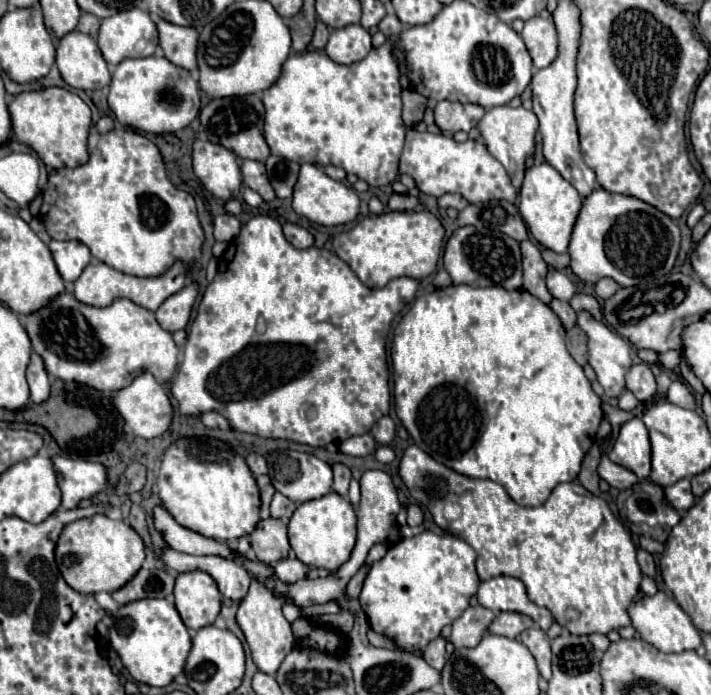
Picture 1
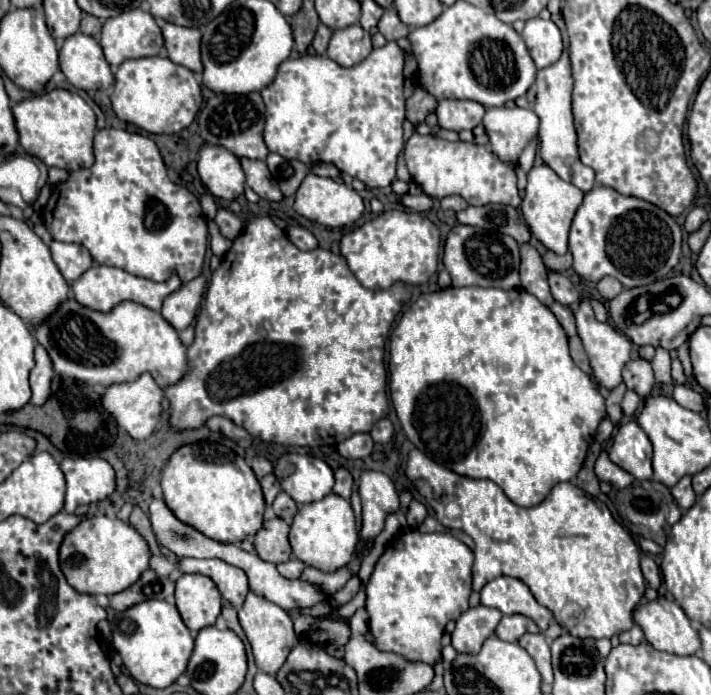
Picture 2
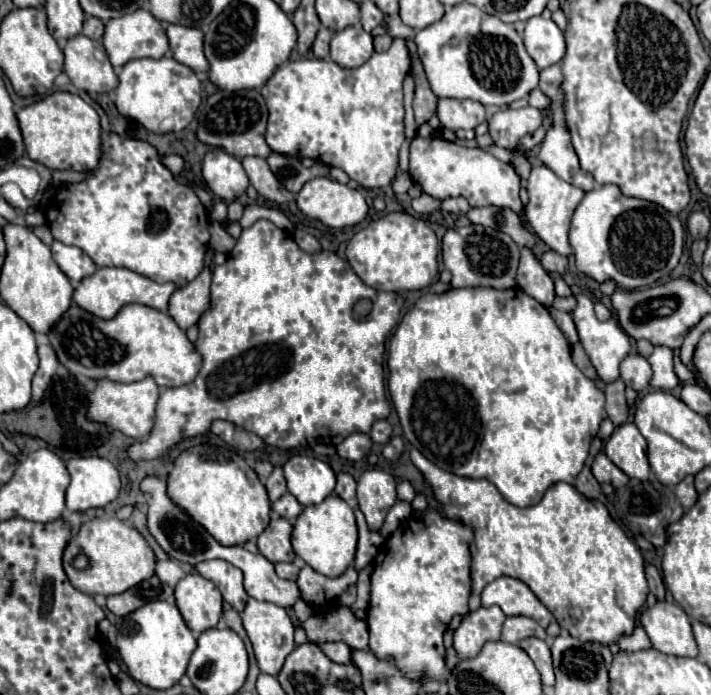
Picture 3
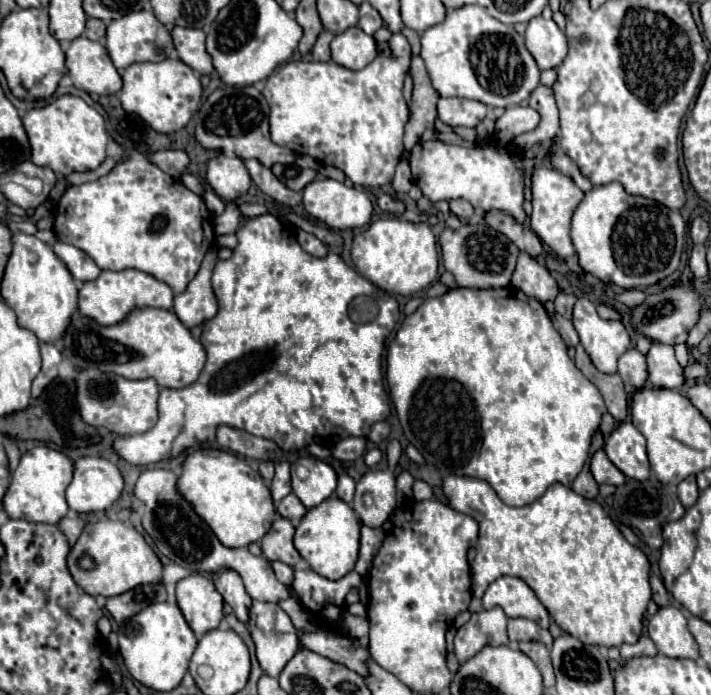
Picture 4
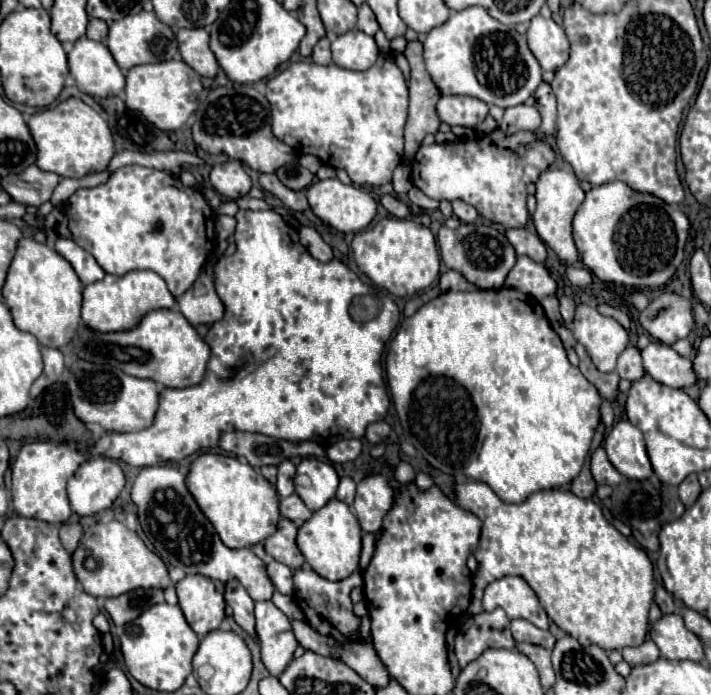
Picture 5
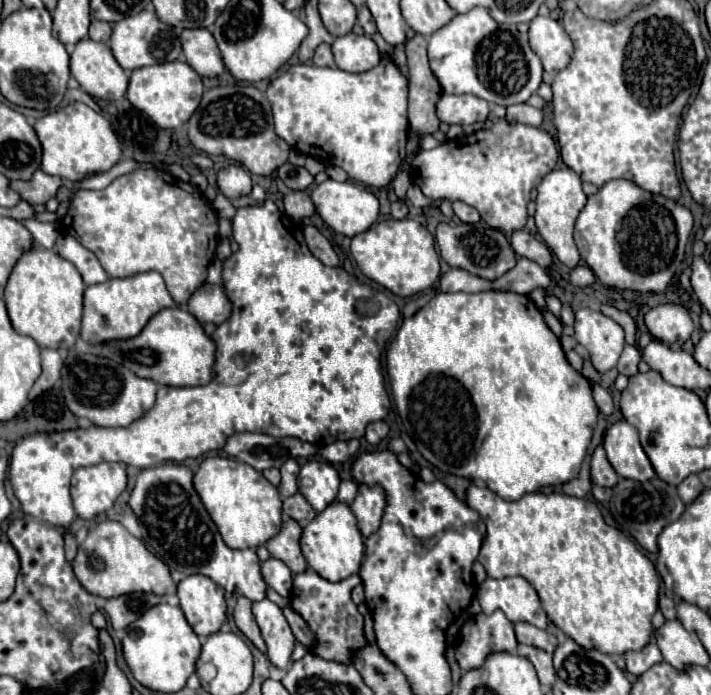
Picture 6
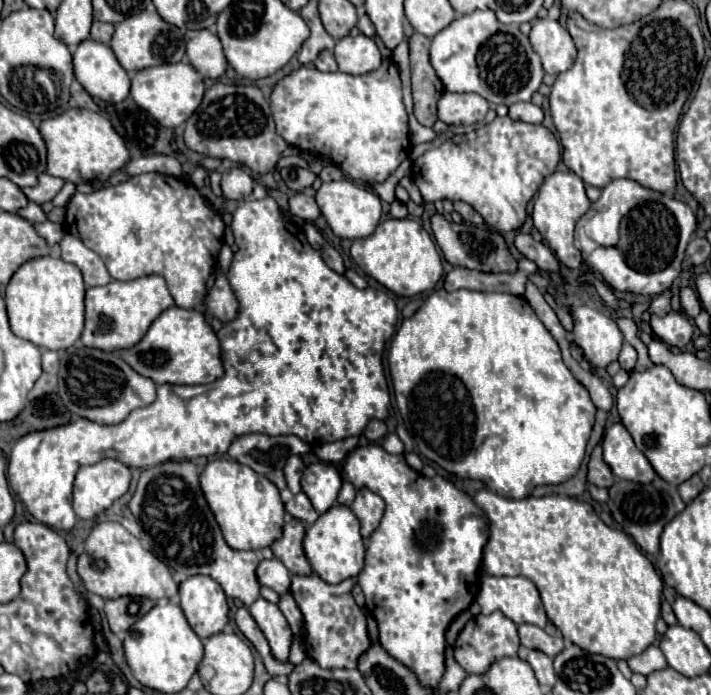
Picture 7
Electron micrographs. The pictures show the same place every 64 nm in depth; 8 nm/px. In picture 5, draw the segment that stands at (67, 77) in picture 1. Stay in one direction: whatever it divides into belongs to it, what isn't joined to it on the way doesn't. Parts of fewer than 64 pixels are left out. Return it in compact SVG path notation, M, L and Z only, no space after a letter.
M78 38L68 54L68 68L76 88L90 96L108 98L124 90L124 74L102 42Z

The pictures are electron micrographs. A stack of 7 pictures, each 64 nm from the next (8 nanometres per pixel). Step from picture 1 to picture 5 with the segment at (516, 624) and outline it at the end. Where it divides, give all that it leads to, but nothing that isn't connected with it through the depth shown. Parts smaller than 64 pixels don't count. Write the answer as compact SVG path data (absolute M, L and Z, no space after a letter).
M512 620L510 630L512 630L512 636L516 642L538 644L538 646L544 646L546 650L552 650L552 646L556 642L556 638L548 630L540 630L528 620Z

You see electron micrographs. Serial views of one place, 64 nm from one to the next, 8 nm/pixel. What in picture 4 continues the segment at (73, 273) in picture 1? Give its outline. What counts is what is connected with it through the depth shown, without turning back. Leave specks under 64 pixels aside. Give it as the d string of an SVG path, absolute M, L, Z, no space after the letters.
M56 242L54 244L54 254L66 264L66 268L70 270L70 274L74 276L74 280L80 282L90 282L96 280L100 274L100 268L94 264L94 260L84 254L80 248L66 244L66 242Z

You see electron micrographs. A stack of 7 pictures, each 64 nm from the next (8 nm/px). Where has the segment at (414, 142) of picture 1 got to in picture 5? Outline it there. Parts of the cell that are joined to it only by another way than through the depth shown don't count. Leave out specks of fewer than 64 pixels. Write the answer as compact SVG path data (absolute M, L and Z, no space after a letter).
M494 130L486 136L464 138L452 144L420 146L412 160L412 180L432 200L464 200L472 204L480 216L506 228L522 228L528 220L526 186L554 162L554 150L538 142L534 132L504 134Z

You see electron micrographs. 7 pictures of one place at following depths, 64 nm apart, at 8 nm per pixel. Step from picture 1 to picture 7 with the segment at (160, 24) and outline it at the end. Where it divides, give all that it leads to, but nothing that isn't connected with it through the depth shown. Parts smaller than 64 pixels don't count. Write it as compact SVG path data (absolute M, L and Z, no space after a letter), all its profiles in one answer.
M188 30L184 34L184 42L186 42L186 56L190 64L196 68L196 72L212 80L220 78L226 72L228 62L224 58L222 44L214 32Z

